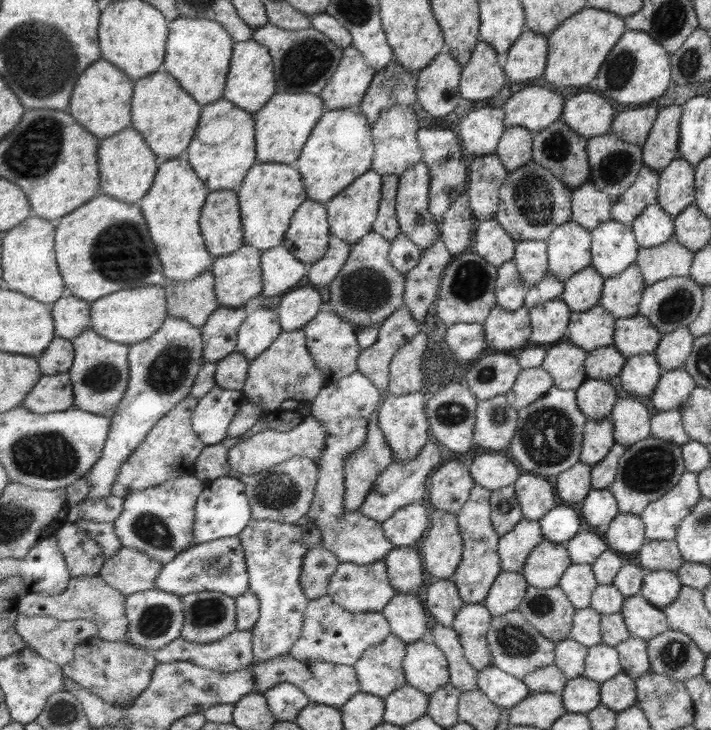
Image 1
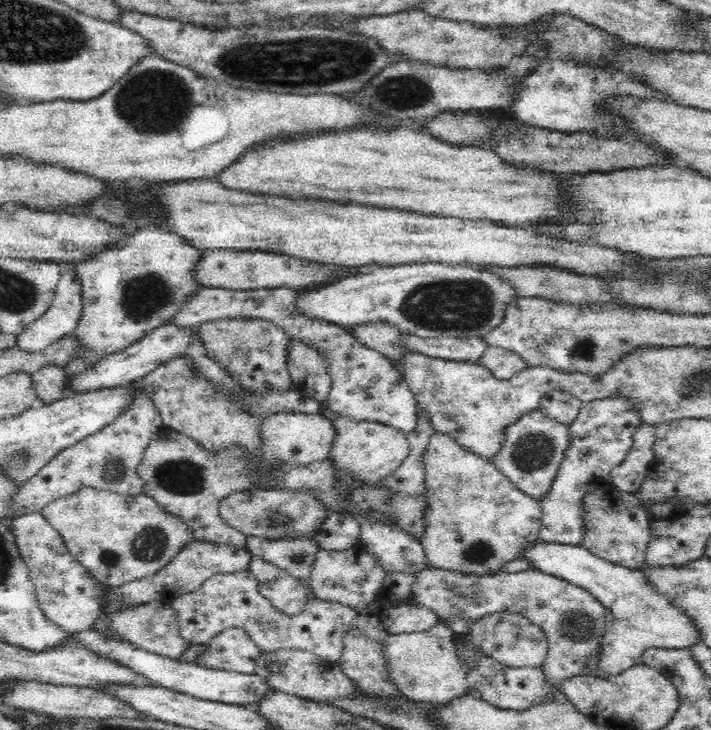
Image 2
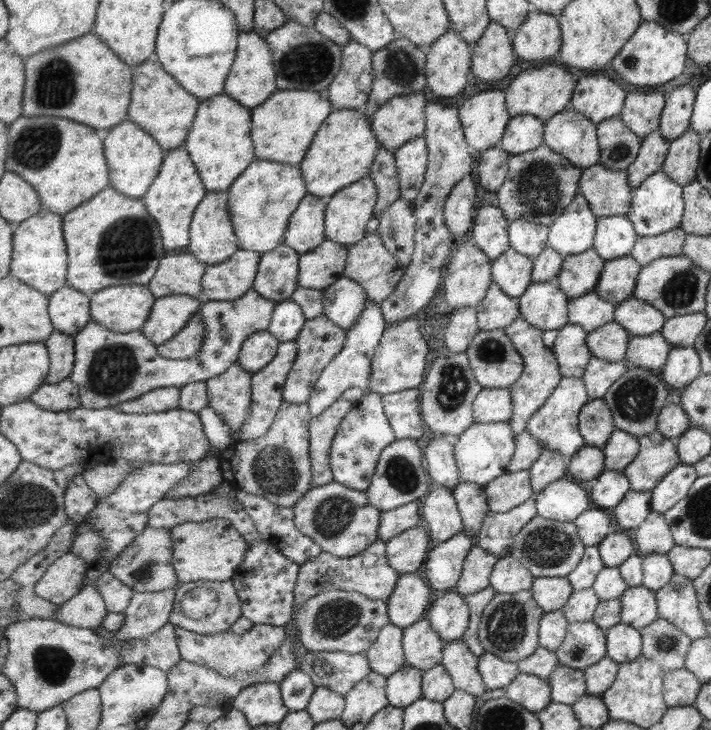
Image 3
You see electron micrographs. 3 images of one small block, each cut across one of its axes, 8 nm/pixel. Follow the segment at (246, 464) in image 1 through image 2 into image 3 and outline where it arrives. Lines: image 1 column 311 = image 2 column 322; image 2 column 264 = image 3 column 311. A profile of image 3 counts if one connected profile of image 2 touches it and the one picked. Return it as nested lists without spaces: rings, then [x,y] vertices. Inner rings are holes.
[[[341,398],[334,405],[331,405],[325,413],[314,416],[310,422],[313,487],[321,487],[335,482],[330,461],[332,445],[344,418],[353,408],[353,402]]]

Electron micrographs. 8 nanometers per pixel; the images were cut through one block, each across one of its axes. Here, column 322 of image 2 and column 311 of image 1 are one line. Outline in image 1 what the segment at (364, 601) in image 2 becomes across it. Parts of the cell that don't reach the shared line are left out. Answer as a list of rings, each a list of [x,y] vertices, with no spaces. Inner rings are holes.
[[[323,545],[315,546],[304,560],[302,587],[310,601],[327,596],[331,577],[340,565],[339,557]]]

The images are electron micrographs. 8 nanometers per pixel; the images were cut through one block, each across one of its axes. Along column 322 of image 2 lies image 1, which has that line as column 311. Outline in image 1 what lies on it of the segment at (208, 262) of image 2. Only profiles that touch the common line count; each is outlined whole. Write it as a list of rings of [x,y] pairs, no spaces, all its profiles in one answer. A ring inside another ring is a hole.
[[[331,235],[330,248],[320,261],[309,265],[308,279],[313,286],[321,286],[321,290],[338,278],[343,270],[353,245],[342,238]]]

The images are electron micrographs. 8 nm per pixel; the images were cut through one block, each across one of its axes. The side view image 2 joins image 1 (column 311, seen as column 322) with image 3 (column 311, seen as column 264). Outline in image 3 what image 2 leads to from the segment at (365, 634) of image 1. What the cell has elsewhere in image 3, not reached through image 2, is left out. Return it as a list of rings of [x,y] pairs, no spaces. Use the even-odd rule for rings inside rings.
[[[326,590],[310,598],[305,605],[299,605],[294,623],[301,632],[302,643],[313,652],[349,654],[366,653],[378,640],[381,629],[390,622],[388,602],[379,601],[359,591]]]

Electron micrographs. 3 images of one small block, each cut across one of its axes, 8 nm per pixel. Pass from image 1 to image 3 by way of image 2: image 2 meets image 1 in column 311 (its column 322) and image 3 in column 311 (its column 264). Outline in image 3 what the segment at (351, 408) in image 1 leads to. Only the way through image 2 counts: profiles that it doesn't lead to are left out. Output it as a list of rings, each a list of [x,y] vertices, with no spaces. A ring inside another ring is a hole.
[[[339,482],[313,487],[293,508],[295,522],[299,522],[308,538],[315,540],[324,552],[341,558],[354,557],[363,553],[379,540],[382,511],[372,506],[365,491],[357,491]]]

